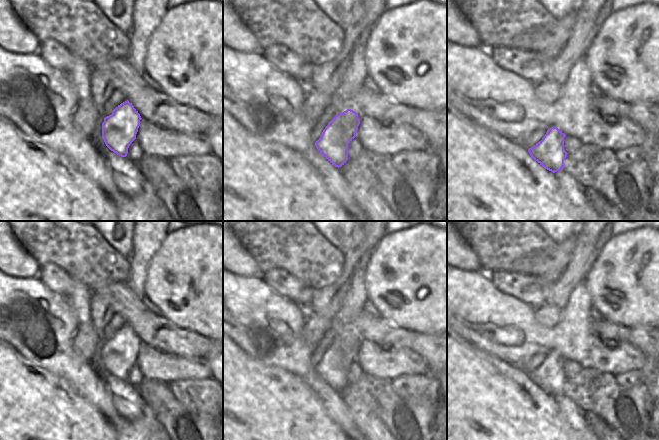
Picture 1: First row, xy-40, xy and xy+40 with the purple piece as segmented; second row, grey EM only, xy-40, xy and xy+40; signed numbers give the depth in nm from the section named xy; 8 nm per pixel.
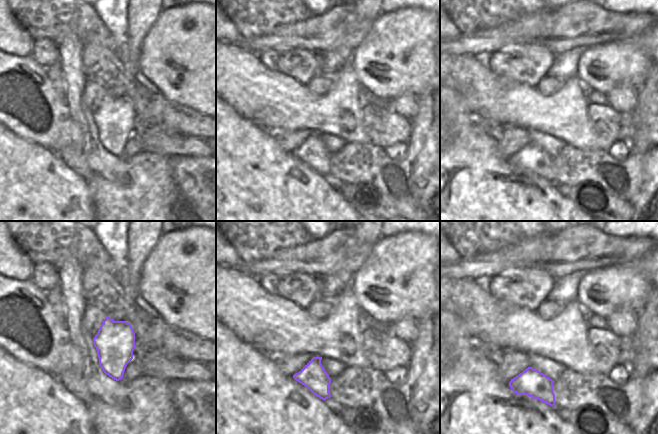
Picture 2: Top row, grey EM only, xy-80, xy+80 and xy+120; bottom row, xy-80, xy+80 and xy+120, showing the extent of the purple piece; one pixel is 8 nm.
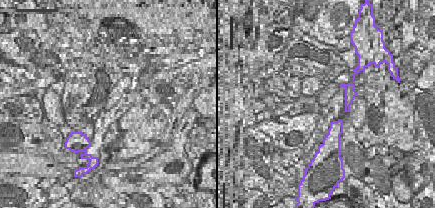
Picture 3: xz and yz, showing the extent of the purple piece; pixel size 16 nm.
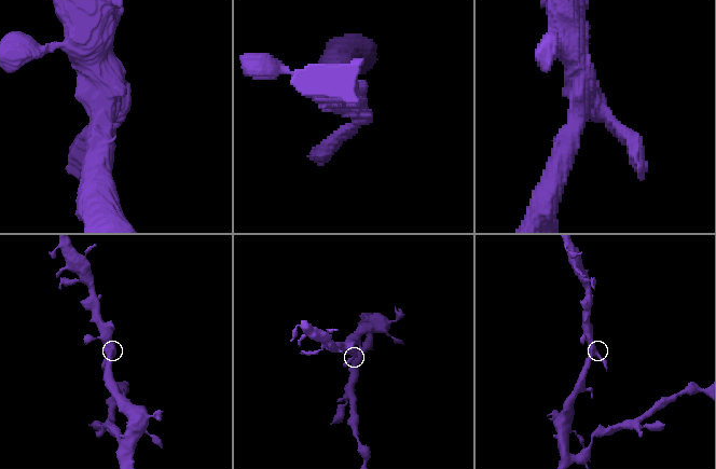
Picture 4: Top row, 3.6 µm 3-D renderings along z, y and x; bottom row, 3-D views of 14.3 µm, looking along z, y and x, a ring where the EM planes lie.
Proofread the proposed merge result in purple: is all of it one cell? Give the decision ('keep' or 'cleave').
keep

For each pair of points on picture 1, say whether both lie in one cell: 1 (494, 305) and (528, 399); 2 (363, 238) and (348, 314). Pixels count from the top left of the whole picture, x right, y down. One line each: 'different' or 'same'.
1: different
2: same

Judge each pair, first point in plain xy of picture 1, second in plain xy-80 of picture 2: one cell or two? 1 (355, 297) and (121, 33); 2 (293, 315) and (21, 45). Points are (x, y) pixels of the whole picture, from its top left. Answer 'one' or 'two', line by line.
1: two
2: two

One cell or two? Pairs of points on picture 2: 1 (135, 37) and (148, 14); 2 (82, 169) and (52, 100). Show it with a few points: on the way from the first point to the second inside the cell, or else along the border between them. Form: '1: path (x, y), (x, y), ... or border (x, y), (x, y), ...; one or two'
1: path (136, 31), (138, 24), (142, 20); one
2: path (65, 152), (54, 138), (54, 117); one

